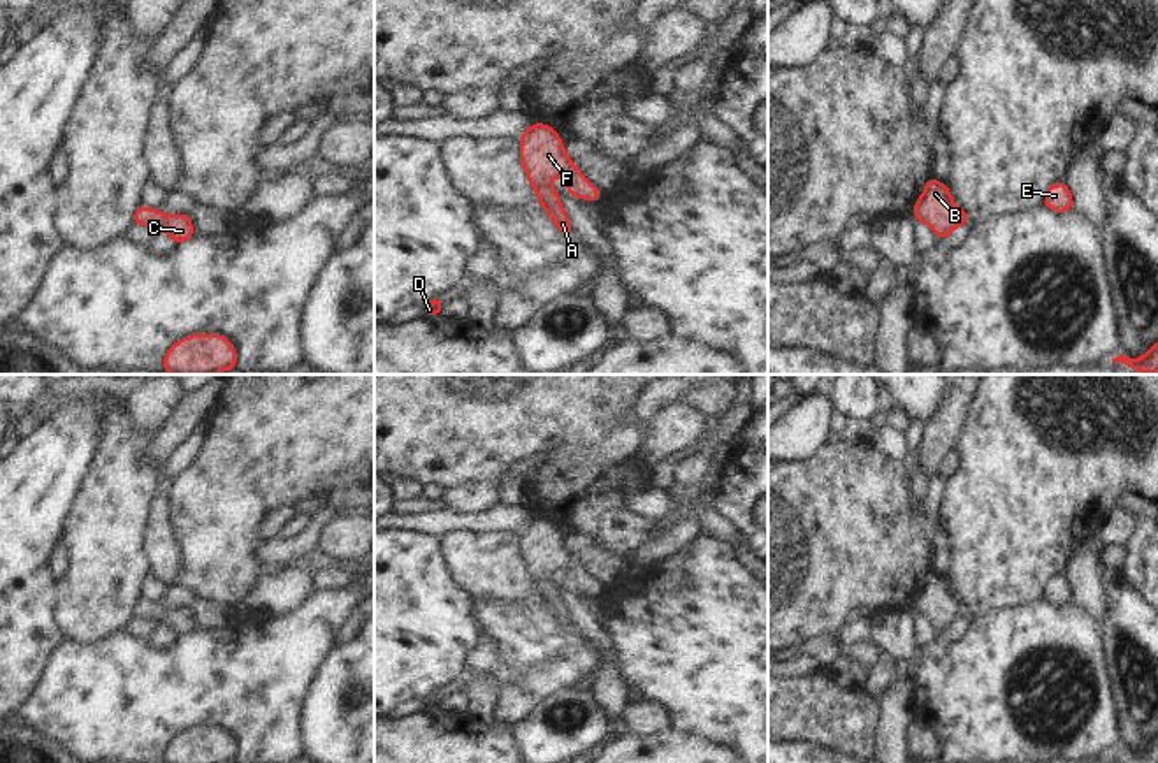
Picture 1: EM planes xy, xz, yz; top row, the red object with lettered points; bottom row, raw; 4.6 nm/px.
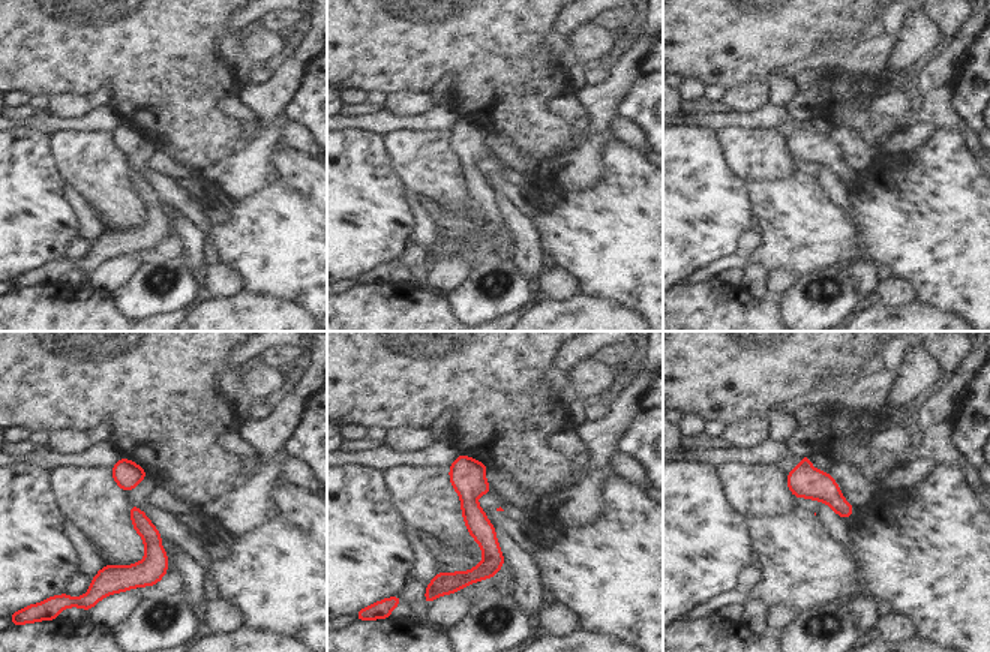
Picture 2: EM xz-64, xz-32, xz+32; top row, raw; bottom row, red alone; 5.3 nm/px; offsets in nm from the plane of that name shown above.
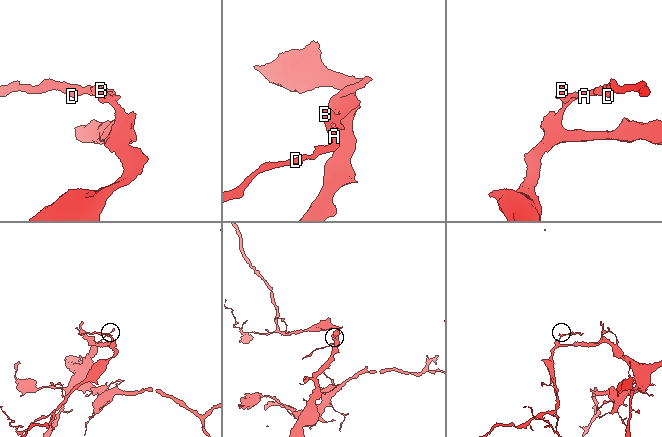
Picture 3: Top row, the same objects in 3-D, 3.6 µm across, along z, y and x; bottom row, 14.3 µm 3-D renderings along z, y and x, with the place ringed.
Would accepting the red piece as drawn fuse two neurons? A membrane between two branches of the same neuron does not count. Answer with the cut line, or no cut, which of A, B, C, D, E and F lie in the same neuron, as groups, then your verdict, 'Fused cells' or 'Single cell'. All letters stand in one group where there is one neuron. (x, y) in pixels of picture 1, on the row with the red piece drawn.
No split. Groups: A B C D E F. Single cell

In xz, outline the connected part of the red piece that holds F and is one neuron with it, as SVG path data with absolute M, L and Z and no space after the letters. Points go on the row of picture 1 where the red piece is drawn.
M534 123L520 134L520 165L529 174L529 181L554 225L564 234L573 236L568 216L562 211L559 192L550 186L555 176L568 179L566 190L576 199L601 200L599 192L573 165L564 153L564 142L557 132L543 123Z

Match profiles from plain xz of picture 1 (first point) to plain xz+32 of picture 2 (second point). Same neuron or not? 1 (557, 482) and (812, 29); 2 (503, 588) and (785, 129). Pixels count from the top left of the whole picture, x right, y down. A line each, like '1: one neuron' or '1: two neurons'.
1: one neuron
2: two neurons

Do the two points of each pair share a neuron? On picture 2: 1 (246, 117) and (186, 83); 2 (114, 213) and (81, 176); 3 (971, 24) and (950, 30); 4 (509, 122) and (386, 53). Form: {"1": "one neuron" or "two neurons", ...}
{"1": "two neurons", "2": "one neuron", "3": "two neurons", "4": "one neuron"}

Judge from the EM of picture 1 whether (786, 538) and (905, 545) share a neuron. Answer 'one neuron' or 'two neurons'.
one neuron

